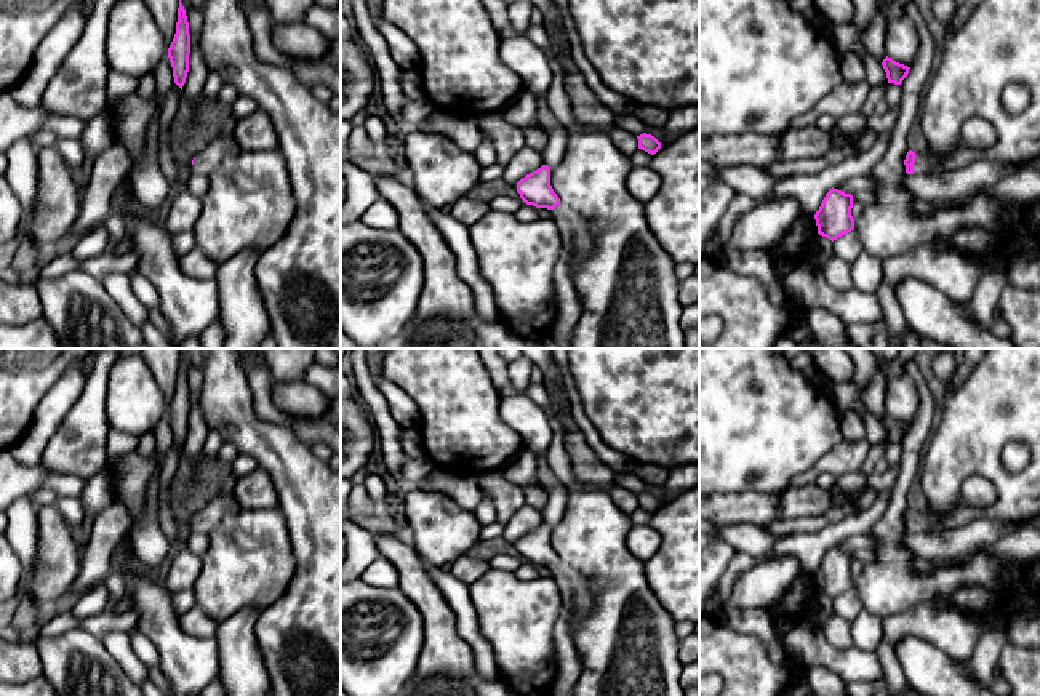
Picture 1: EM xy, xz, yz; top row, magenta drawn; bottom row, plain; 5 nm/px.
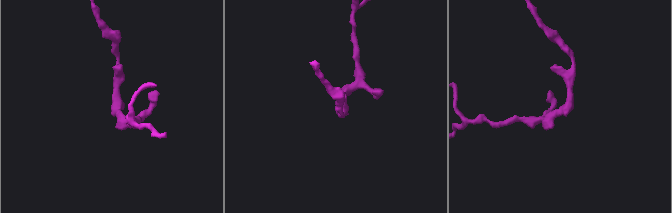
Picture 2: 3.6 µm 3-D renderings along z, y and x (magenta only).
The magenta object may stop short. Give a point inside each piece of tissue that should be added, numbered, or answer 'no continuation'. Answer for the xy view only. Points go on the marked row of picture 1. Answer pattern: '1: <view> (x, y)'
1: xy (224, 144)

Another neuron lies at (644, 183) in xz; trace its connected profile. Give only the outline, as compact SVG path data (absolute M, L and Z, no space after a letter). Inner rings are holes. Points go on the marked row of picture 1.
M650 165L634 166L627 174L627 189L640 202L650 202L661 187L661 176Z

